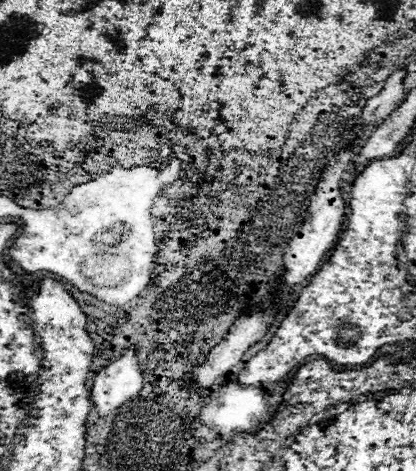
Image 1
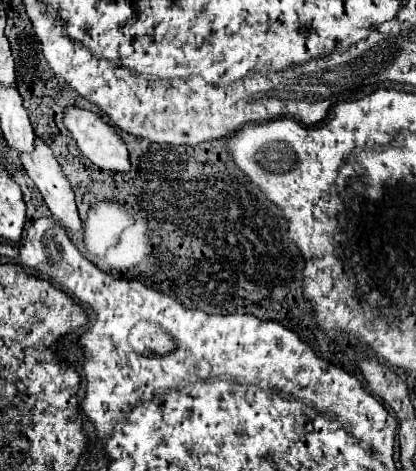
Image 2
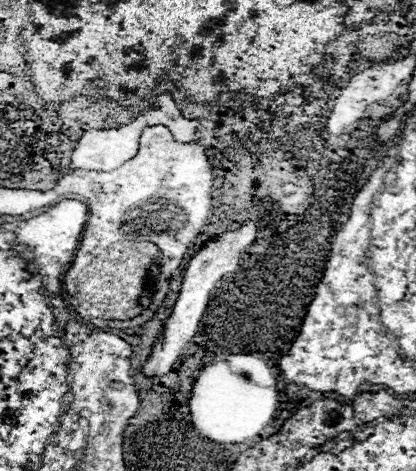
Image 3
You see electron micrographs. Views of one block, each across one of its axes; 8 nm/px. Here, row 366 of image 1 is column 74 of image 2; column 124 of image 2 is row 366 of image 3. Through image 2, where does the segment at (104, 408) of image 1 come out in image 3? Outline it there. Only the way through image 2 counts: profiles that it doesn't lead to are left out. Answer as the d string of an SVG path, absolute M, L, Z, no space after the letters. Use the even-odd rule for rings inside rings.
M246 220L238 230L234 232L224 232L212 240L208 240L200 250L198 254L188 262L188 268L186 268L186 274L184 274L184 280L182 280L182 290L178 294L178 300L174 304L174 312L172 316L166 320L166 330L164 330L164 336L162 340L154 346L154 354L148 358L146 366L144 366L144 374L146 376L164 376L170 372L172 364L176 362L176 358L182 354L182 348L190 342L190 338L196 334L198 330L198 324L200 324L200 318L210 302L210 296L212 296L212 290L216 286L216 282L230 274L230 272L236 272L238 266L240 266L240 258L244 252L250 250L250 246L258 240L258 228L256 228L256 222L254 220Z

